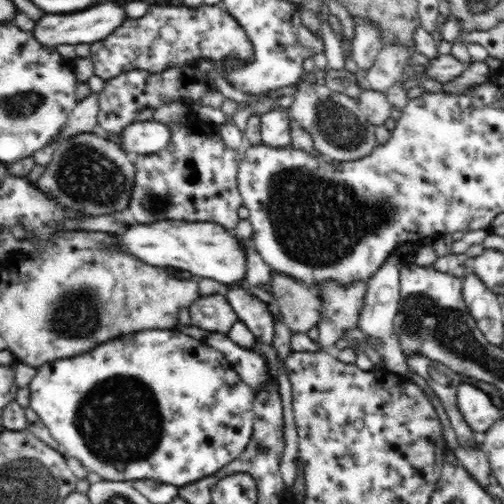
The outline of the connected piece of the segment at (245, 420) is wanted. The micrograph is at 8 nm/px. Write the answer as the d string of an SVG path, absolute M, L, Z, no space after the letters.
M178 329L142 330L128 334L126 338L120 337L101 343L92 351L85 351L73 358L44 364L36 369L36 376L29 383L29 389L29 408L38 414L42 424L48 428L52 438L59 444L60 450L78 459L90 473L95 472L102 480L111 482L148 480L181 487L213 476L244 452L251 439L256 416L253 408L256 399L254 390L242 381L223 354Z

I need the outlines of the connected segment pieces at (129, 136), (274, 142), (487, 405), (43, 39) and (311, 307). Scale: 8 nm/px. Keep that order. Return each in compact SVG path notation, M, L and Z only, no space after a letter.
M158 121L133 122L120 134L119 147L133 155L149 155L167 147L172 138L170 127Z
M272 107L260 116L261 144L280 148L290 145L291 127L289 111Z
M460 383L457 388L458 411L475 433L486 432L497 420L503 417L502 414L500 414L500 410L492 404L490 394L486 394L484 390L486 390L486 388L478 388L476 384L468 383Z
M106 2L94 8L76 12L76 14L46 14L37 20L34 30L36 40L44 47L62 46L62 44L91 44L106 38L126 20L126 12L120 2Z
M270 270L270 275L272 275L271 293L274 296L274 302L279 306L282 321L290 331L305 333L314 328L320 322L320 314L324 310L318 289L308 288L303 282L291 276L273 272L273 270Z

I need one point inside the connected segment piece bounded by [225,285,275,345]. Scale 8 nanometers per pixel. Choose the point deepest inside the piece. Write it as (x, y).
(254, 313)

